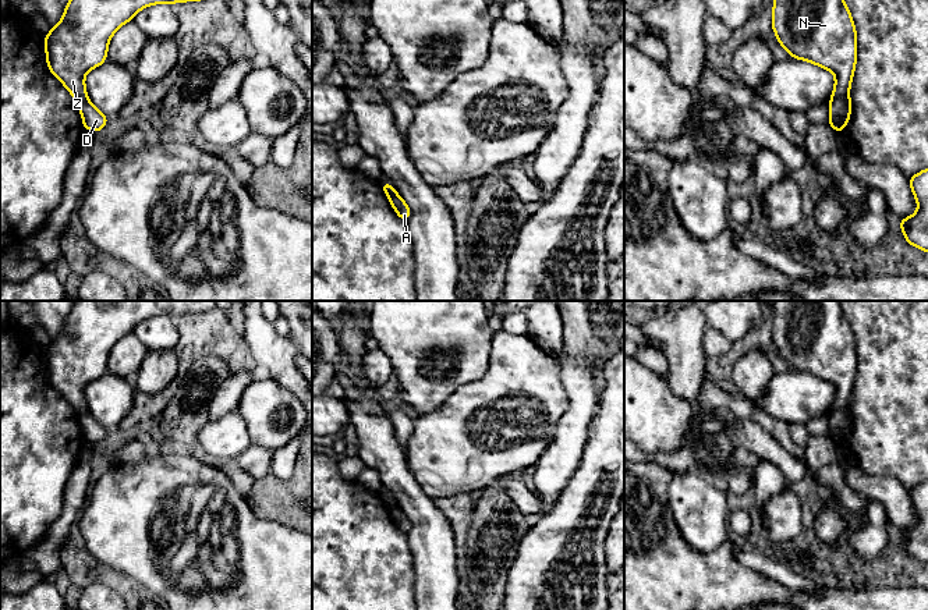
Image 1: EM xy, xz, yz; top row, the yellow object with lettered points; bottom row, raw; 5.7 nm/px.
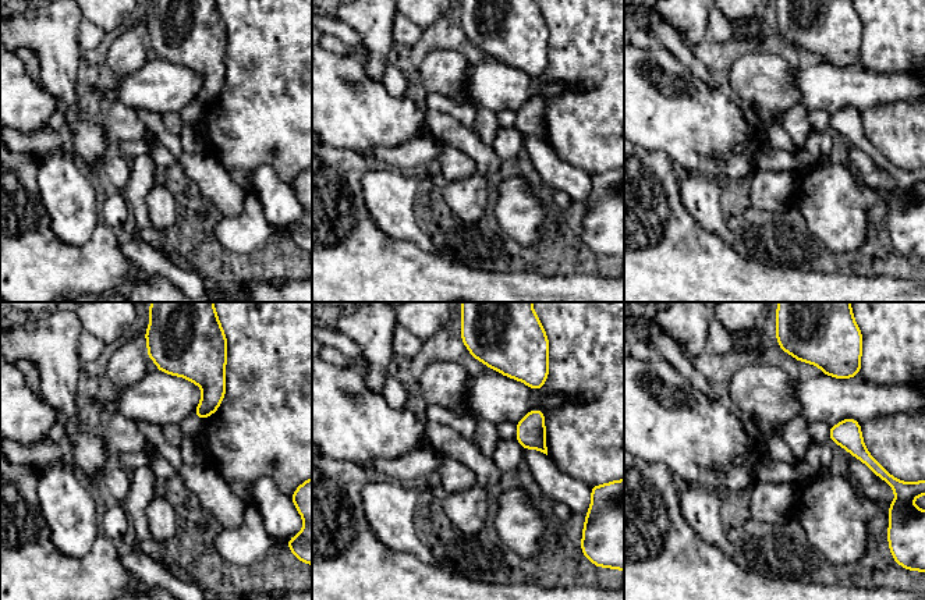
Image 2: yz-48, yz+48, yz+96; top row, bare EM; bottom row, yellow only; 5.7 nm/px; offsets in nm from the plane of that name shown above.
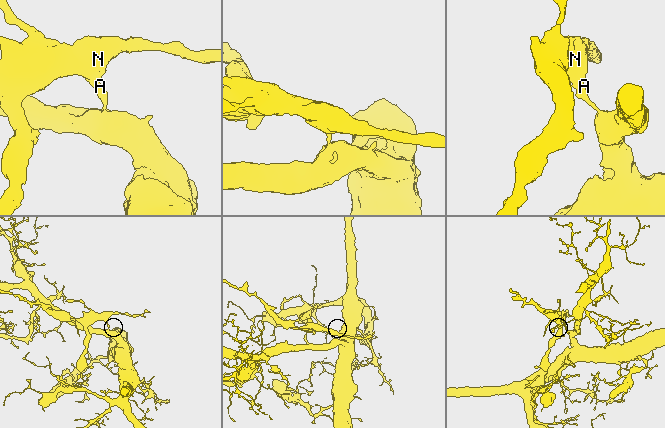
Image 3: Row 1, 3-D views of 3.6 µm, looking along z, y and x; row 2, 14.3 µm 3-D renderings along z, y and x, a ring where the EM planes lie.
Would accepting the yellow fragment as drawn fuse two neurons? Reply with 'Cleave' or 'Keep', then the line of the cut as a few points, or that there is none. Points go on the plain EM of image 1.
Cleave. Split along yz (847, 405), (835, 410), (829, 415)

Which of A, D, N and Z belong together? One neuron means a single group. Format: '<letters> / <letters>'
A D / N Z

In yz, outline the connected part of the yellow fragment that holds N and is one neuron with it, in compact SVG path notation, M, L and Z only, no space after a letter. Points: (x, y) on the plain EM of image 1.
M775 301L772 341L797 372L835 386L833 411L847 408L857 375L857 343L840 301Z

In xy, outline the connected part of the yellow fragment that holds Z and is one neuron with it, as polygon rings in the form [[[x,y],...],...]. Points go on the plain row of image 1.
[[[74,301],[61,333],[45,348],[46,376],[81,415],[88,411],[85,386],[107,372],[110,351],[138,323],[215,306],[215,301]]]

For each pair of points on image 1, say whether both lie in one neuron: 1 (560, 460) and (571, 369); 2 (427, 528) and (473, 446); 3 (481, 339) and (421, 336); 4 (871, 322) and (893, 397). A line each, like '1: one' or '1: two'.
1: one
2: two
3: one
4: one

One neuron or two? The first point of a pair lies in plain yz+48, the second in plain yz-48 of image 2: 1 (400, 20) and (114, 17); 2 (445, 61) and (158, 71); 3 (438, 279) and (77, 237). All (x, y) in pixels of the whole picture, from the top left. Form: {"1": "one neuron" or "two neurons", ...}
{"1": "two neurons", "2": "two neurons", "3": "two neurons"}

